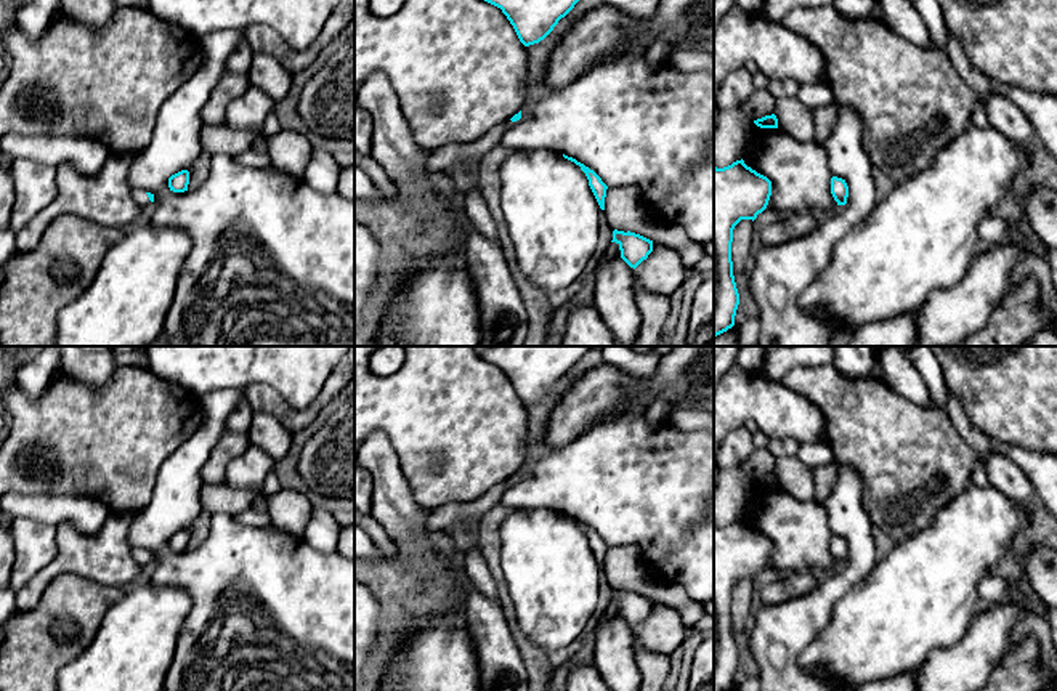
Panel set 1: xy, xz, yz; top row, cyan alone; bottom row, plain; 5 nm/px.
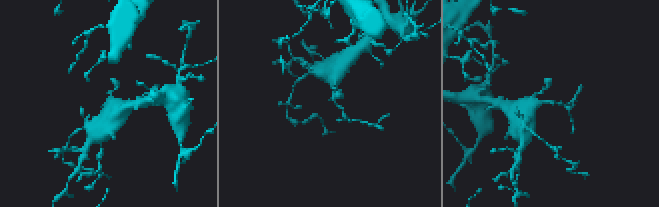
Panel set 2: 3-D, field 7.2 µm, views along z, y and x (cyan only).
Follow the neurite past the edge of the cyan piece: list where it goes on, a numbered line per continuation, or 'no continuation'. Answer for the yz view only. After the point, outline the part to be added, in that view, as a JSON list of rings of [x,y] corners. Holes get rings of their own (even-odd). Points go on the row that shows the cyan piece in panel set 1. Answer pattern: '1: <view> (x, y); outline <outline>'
no continuation

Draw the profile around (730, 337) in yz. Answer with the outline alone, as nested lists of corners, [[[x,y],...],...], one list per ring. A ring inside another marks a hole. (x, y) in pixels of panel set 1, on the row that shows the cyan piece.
[[[738,324],[727,332],[714,337],[714,346],[739,346]]]

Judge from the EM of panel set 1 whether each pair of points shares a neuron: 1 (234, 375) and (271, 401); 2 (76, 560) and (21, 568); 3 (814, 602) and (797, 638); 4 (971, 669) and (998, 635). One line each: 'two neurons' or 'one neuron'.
1: two neurons
2: two neurons
3: one neuron
4: one neuron

